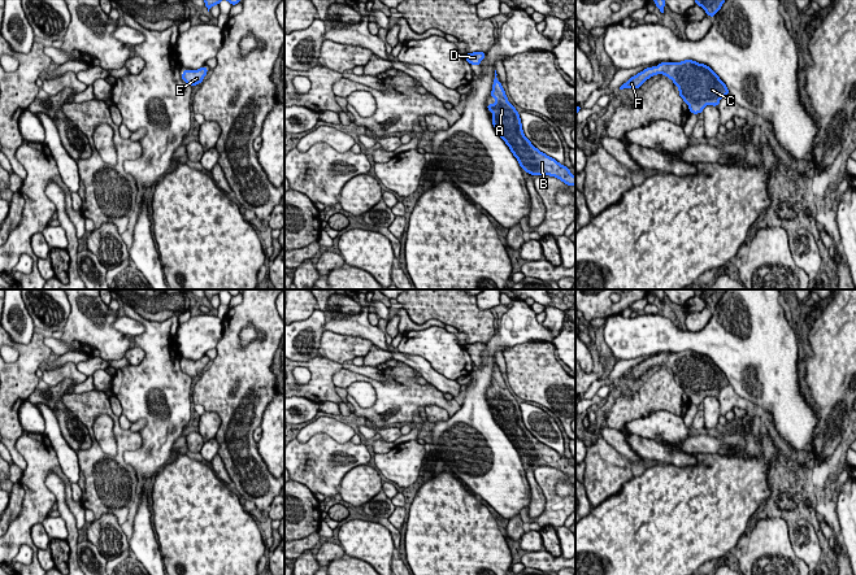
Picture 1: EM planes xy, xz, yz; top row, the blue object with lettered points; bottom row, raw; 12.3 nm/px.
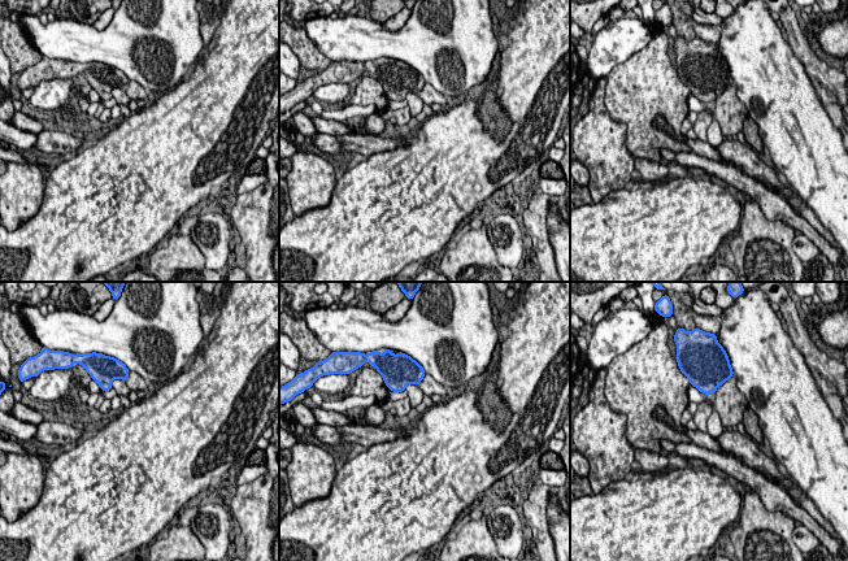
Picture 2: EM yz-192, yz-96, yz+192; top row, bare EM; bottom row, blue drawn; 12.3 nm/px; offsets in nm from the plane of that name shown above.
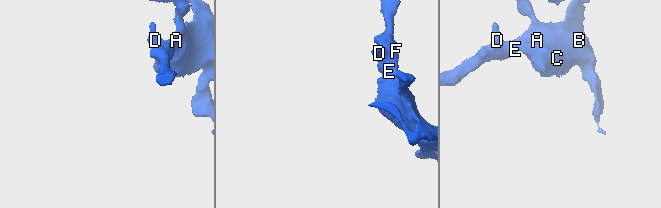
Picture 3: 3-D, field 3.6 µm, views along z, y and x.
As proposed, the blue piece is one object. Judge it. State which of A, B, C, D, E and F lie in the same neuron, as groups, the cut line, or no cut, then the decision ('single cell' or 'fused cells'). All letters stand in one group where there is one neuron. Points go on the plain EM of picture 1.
groups A B C D E F; cut none; single cell

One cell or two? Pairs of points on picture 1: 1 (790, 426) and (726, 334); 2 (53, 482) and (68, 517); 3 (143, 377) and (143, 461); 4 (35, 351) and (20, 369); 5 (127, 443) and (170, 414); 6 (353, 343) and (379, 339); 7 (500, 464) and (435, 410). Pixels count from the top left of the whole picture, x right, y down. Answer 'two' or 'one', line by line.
1: one
2: one
3: one
4: one
5: two
6: two
7: two

